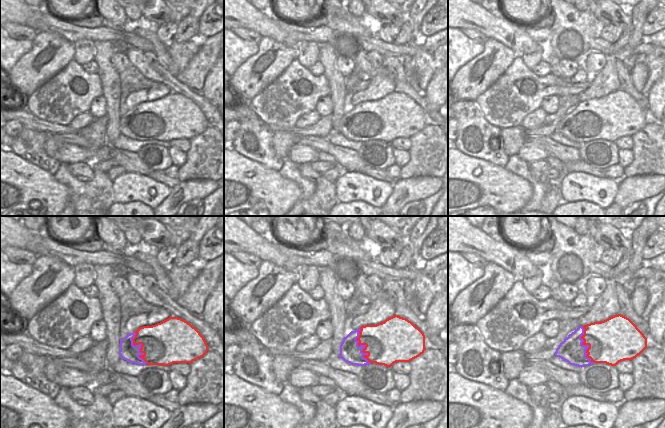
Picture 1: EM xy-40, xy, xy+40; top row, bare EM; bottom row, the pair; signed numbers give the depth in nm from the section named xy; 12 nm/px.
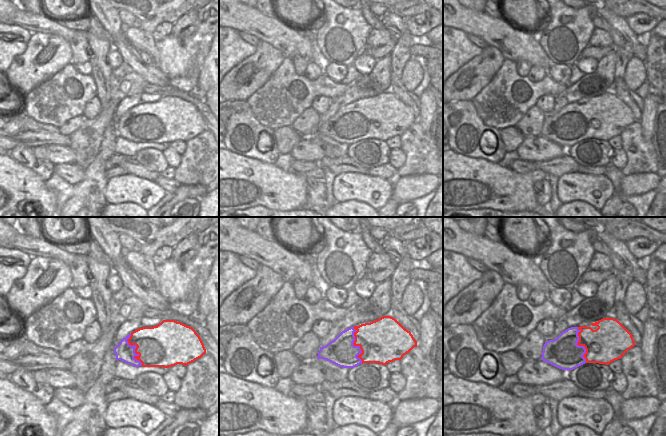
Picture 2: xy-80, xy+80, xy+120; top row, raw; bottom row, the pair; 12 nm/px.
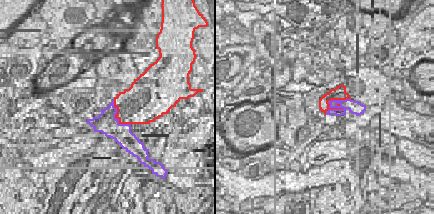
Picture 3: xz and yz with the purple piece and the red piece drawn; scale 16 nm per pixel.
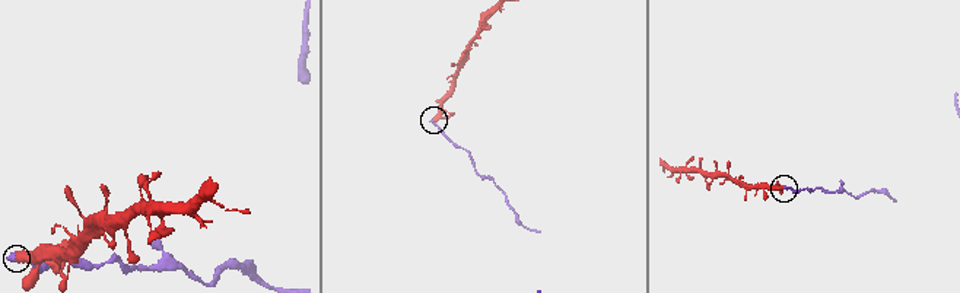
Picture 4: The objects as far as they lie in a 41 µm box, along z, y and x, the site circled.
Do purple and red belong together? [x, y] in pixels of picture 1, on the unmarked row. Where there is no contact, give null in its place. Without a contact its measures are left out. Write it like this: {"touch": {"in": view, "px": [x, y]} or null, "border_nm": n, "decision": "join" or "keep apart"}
{"touch": {"in": "xy", "px": [362, 121]}, "border_nm": 460, "decision": "keep apart"}

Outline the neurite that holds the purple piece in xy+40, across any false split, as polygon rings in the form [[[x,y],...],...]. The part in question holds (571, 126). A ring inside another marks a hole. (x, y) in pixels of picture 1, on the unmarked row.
[[[579,102],[574,108],[569,110],[556,125],[555,133],[559,133],[570,141],[581,144],[594,140],[594,138],[586,132],[588,130],[586,126],[589,124],[589,121],[582,120],[584,116],[581,112],[584,111],[584,106],[583,102]]]

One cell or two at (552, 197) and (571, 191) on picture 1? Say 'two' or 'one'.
two

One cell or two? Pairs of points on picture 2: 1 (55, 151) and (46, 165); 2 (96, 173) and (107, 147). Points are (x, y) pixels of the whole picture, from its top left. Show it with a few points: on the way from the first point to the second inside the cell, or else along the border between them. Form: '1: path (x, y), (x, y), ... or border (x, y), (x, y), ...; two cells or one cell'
1: border (47, 159), (55, 164); two cells
2: path (96, 167), (105, 153); one cell

